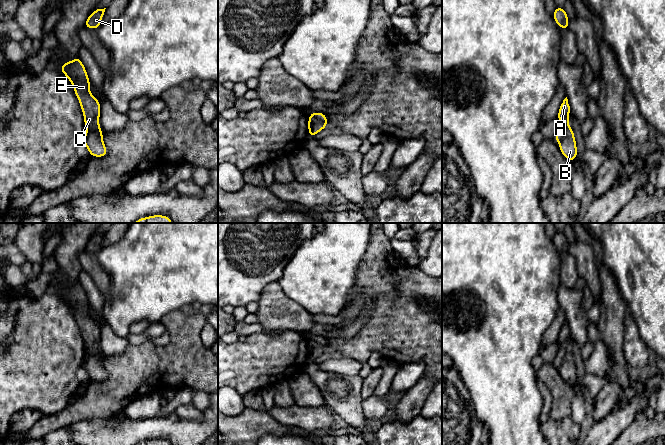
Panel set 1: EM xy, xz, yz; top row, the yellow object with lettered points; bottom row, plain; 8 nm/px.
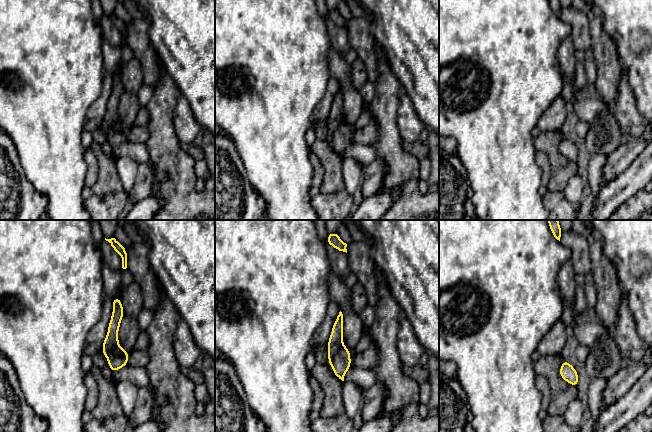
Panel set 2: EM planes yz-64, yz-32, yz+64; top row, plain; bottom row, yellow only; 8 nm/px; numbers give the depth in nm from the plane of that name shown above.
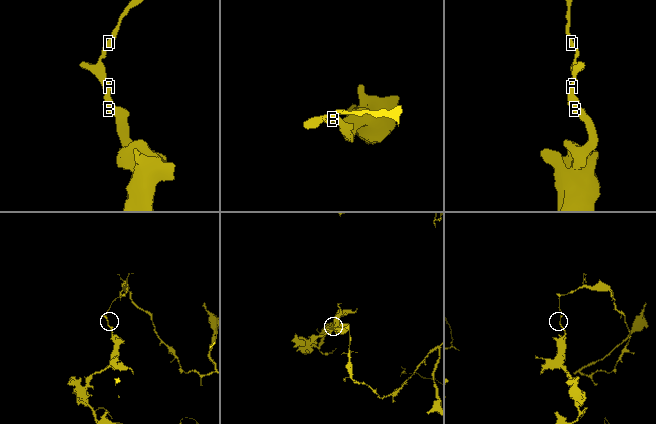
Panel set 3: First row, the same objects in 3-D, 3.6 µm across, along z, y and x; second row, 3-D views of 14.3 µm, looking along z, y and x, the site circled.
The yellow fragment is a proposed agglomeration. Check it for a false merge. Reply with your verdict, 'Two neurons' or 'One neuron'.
Two neurons

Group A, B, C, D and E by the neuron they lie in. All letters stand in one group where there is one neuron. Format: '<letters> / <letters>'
A C D E / B

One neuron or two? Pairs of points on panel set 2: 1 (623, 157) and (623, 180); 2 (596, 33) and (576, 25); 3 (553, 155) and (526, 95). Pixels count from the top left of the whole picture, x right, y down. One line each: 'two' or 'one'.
1: two
2: two
3: two

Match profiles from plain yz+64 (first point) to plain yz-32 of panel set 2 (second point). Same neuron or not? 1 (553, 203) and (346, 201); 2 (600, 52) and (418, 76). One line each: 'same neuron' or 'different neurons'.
1: same neuron
2: different neurons

